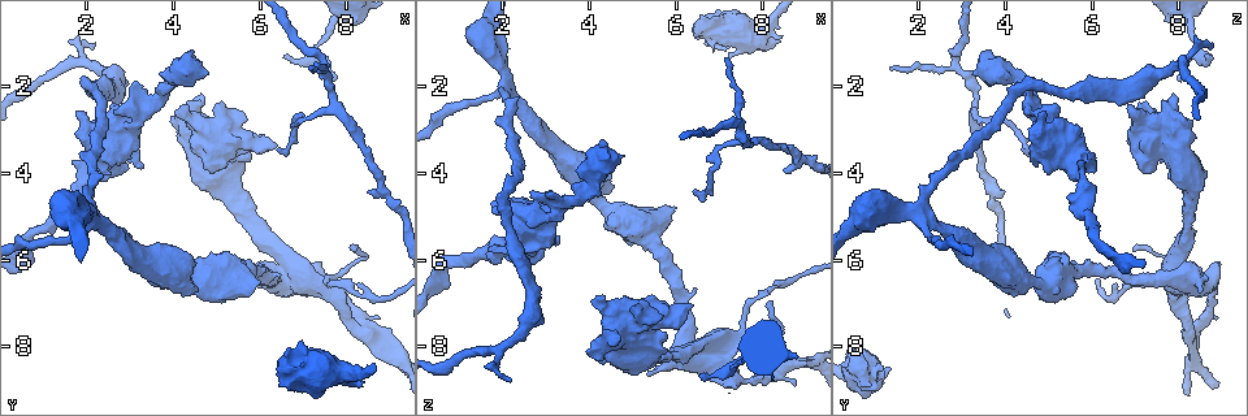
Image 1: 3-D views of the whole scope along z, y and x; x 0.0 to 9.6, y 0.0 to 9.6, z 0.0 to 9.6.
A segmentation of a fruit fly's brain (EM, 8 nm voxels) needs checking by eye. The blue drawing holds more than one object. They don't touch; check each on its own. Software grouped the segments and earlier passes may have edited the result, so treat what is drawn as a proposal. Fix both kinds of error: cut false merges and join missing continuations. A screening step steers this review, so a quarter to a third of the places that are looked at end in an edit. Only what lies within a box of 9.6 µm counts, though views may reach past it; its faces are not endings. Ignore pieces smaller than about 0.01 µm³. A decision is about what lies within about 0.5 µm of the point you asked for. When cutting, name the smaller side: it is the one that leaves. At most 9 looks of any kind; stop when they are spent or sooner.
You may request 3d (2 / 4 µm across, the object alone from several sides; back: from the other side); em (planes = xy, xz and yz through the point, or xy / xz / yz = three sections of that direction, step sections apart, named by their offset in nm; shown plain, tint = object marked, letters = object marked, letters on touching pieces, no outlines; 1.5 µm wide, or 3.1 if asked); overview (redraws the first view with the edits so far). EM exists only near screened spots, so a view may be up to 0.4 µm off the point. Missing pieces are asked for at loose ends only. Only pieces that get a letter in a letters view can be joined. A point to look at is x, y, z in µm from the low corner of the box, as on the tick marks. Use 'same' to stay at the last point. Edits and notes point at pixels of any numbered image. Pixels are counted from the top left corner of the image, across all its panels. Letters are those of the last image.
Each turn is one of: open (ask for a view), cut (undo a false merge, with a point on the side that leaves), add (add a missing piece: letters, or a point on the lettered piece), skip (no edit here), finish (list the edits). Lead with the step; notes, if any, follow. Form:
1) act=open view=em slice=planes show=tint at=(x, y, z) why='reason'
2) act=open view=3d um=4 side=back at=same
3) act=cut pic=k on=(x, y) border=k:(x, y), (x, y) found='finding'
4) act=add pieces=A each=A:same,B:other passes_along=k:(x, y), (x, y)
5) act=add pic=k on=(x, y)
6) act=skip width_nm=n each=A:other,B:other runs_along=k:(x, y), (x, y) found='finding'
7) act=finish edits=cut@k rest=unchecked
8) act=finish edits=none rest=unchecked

act=open view=3d um=4 side=back at=(6.50, 8.90, 0.90) why='an open end'

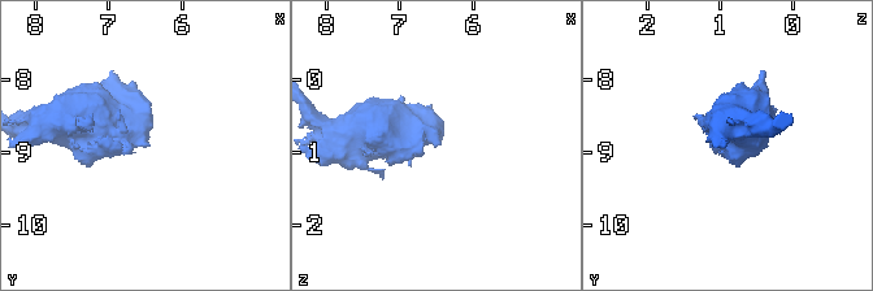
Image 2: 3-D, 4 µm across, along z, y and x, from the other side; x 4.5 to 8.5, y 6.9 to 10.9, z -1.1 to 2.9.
act=open view=em slice=yz step=4 show=letters at=(6.45, 8.90, 0.90)

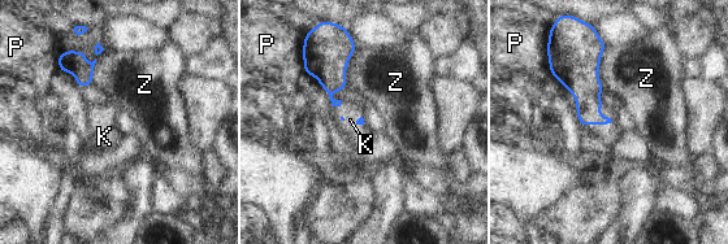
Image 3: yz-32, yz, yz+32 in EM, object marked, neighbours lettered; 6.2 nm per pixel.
act=open view=em slice=xy step=8 show=letters at=same why='another direction'

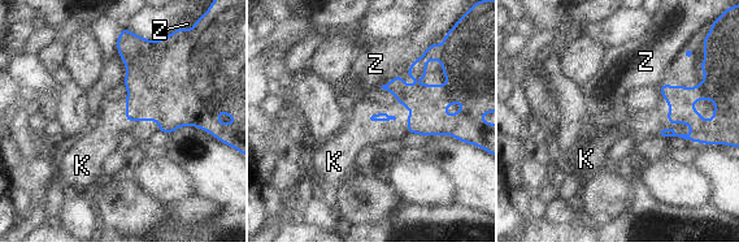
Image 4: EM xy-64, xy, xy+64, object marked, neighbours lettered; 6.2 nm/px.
act=add pieces=K each=K:same,Z:other passes_along=4:(381, 116), (370, 119), (343, 148) found='it goes on there'

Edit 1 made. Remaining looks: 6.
act=open view=em slice=xz step=8 show=tint at=(5.60, 6.25, 5.75) why='calibre changes'

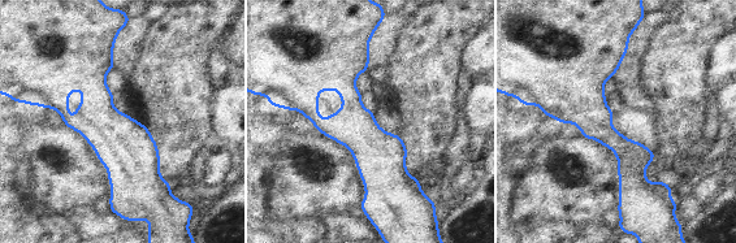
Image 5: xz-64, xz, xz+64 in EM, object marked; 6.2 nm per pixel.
act=open view=em slice=planes show=letters at=same why='another direction'

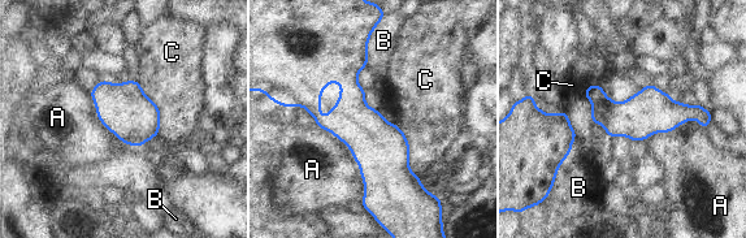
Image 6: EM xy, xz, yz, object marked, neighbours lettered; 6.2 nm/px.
act=skip each=A:other,B:other,C:other border=6:(316, 125), (348, 148), (360, 200) found='continuous, no second cell'

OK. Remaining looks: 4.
act=open view=3d um=4 at=(7.70, 1.80, 8.00) why='tapers out'

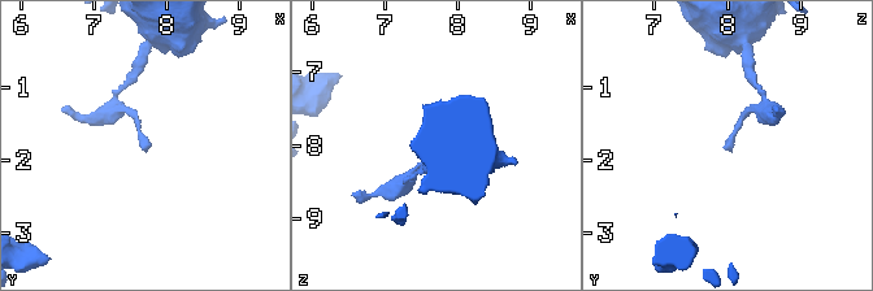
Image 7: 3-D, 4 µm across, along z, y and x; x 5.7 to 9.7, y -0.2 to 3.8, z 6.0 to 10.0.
act=open view=em slice=planes show=tint at=(7.70, 1.85, 7.95)

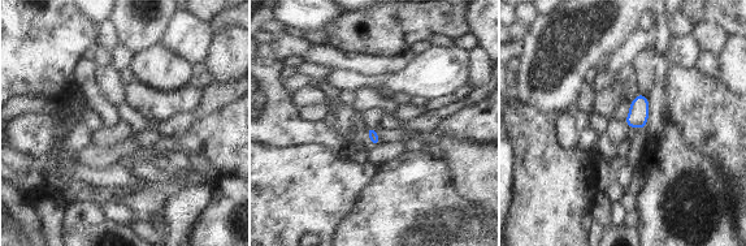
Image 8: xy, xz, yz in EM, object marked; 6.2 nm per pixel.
act=open view=em slice=planes show=letters at=same

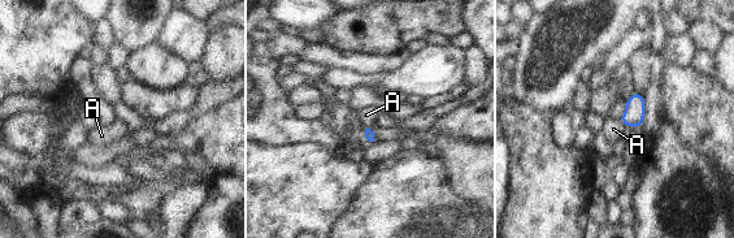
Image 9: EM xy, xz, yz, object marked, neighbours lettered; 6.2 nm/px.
act=add pieces=A width_nm=60 each=A:same passes_along=9:(370, 138), (366, 126), (366, 115) found='the cell continues'

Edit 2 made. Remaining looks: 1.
act=open view=em slice=planes show=letters at=(4.40, 1.15, 3.50) why='thick end'

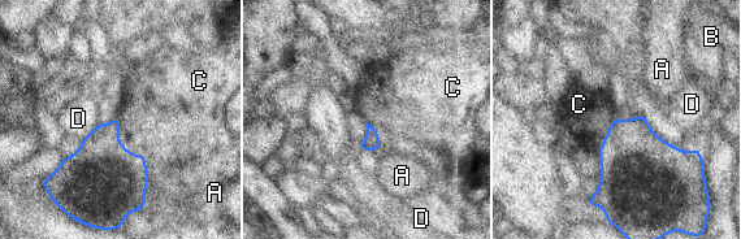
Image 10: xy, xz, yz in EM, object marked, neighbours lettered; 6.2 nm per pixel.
act=add pieces=C each=A:other,B:other,C:same,D:other found='the cell continues'

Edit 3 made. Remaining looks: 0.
act=finish edits=add@4,add@9,add@10 rest=unchecked

